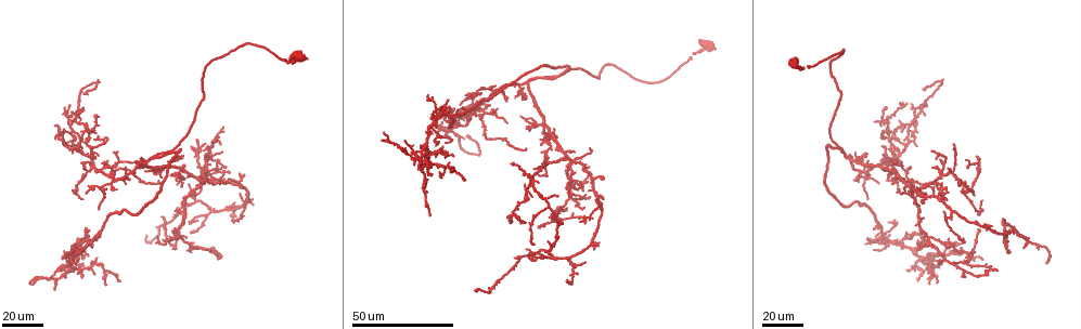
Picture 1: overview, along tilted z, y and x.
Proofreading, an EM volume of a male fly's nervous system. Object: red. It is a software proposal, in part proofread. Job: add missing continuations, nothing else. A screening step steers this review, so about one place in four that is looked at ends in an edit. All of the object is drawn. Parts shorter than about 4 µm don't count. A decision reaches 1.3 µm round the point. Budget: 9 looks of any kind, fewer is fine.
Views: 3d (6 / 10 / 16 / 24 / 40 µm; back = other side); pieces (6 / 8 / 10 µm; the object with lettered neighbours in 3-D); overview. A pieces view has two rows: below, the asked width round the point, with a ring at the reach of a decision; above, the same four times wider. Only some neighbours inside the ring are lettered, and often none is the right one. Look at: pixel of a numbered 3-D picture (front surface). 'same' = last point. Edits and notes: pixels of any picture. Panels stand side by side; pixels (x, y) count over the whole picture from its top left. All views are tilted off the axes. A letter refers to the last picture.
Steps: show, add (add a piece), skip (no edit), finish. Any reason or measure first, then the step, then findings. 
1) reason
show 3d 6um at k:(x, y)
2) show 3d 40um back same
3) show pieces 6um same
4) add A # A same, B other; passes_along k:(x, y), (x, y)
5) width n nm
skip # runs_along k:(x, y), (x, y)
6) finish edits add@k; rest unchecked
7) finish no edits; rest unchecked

branch stops here
show 3d 24um at 1:(193, 242)

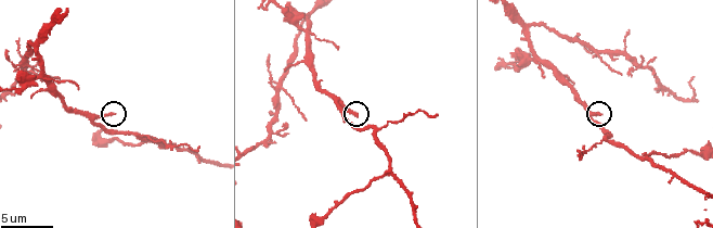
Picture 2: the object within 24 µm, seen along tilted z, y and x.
show pieces 6um at 2:(112, 113)

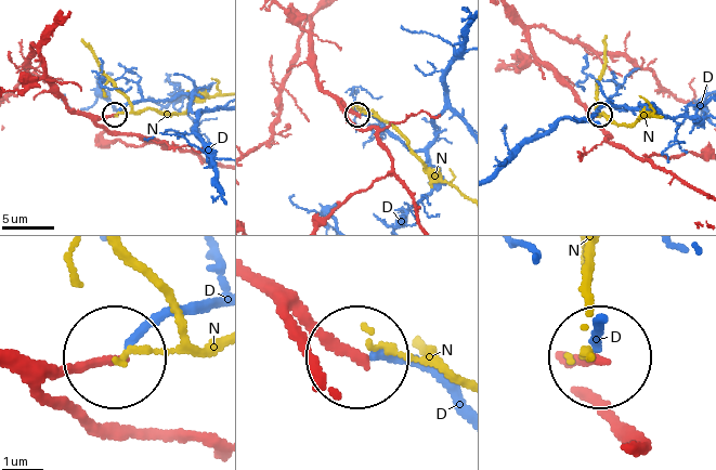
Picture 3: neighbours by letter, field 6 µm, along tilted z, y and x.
skip # D other, N other; runs_along 3:(59, 17), (39, 50), (51, 89), (74, 111), (113, 115); no lettered piece goes on from it

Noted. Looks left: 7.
show 3d 40um at 1:(582, 190)

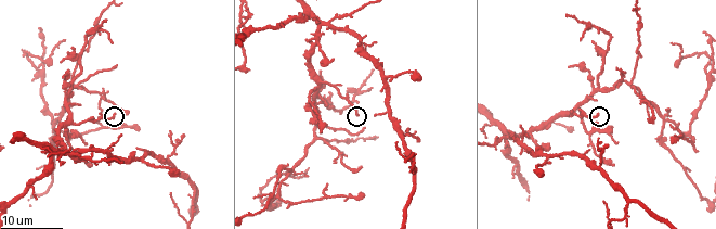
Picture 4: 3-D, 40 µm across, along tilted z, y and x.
show pieces 8um at 4:(359, 114)

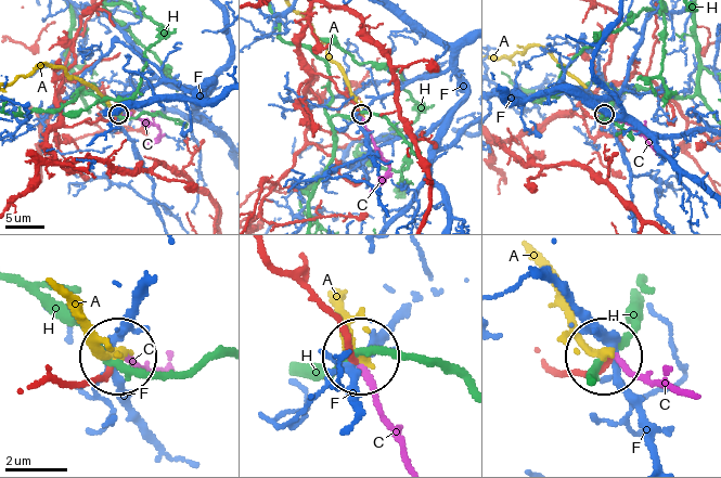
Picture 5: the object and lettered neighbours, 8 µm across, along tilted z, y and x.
add C # A other, C same, F other, H other; it goes on there

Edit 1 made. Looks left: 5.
show overview

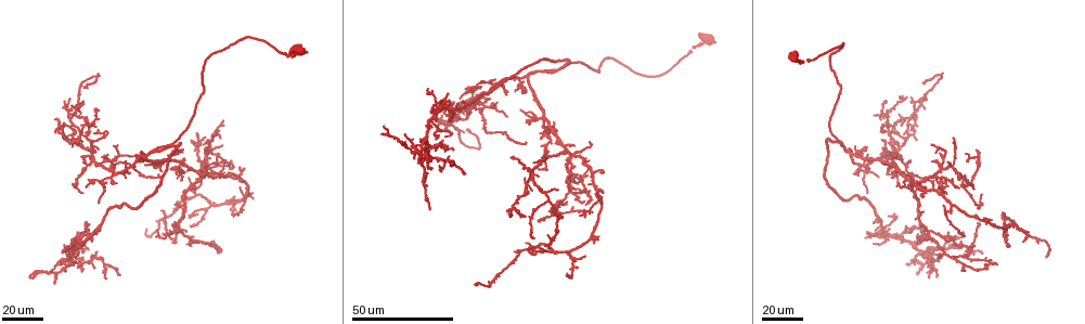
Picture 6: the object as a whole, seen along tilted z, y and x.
branch stops here
show 3d 40um at 6:(384, 133)

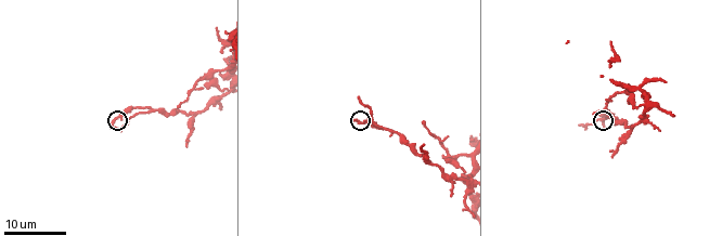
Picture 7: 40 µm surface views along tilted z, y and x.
show pieces 10um at 7:(353, 122)

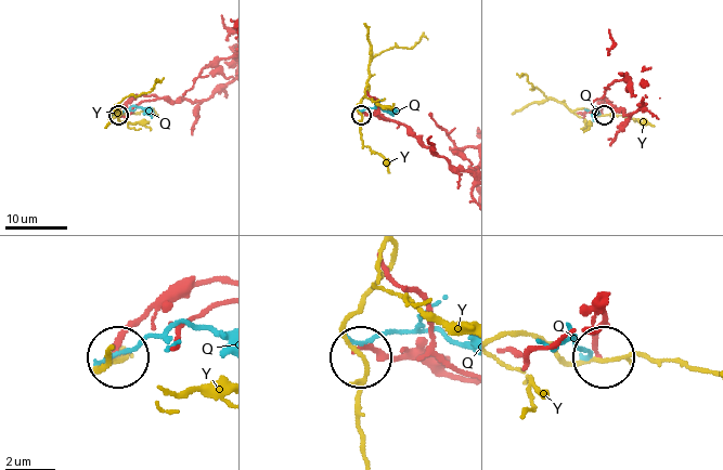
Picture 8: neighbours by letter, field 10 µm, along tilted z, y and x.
skip # Q other, Y other; runs_along 8:(447, 377), (372, 347), (357, 351); no lettered piece goes on from it

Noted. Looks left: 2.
branch stops here
show 3d 40um at 6:(80, 232)

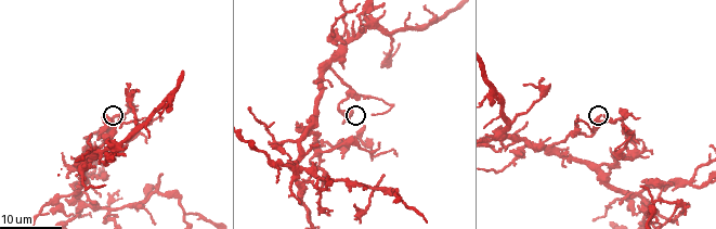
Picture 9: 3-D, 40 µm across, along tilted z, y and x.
show pieces 10um at 9:(605, 115)

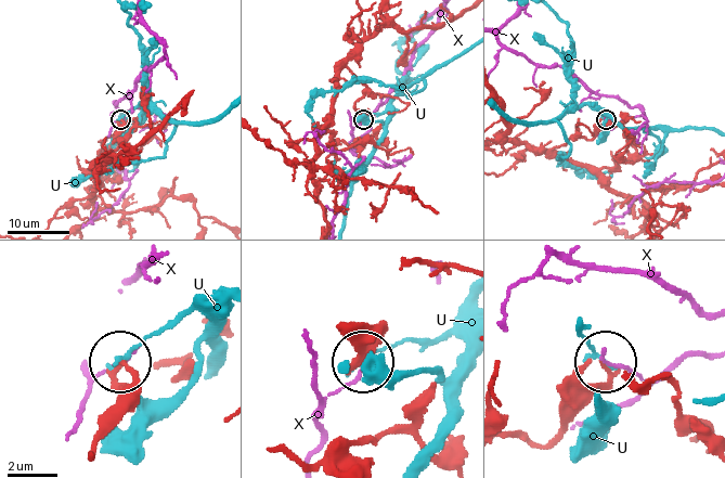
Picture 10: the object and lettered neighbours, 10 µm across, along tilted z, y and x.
skip # U other, X other; runs_along 10:(503, 436), (539, 446), (551, 440), (604, 380), (606, 364); no lettered piece goes on from it

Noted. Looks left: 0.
finish edits add@5; rest unchecked

